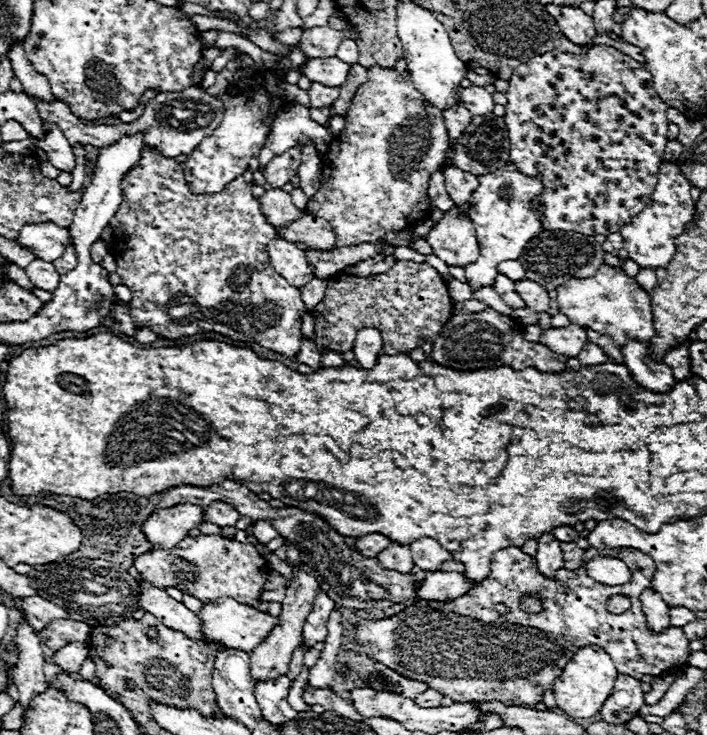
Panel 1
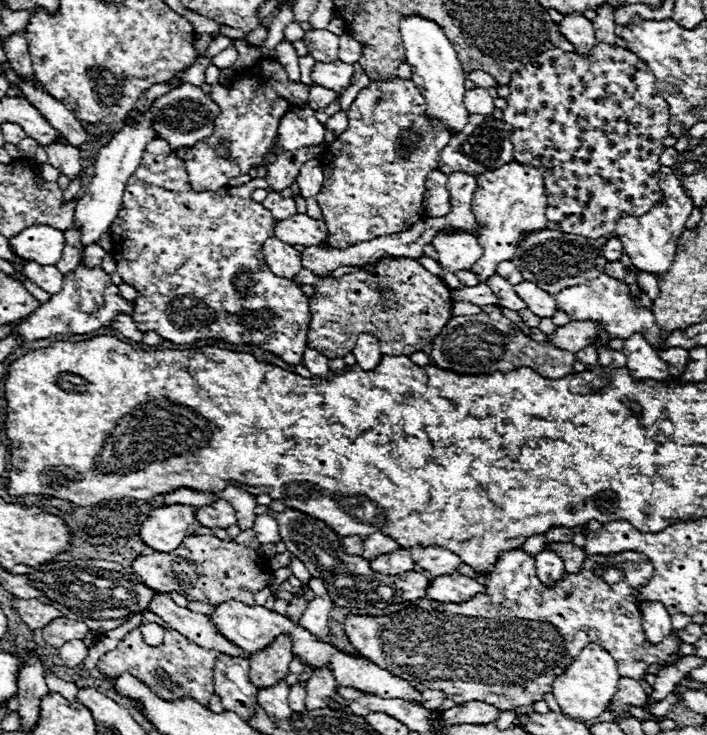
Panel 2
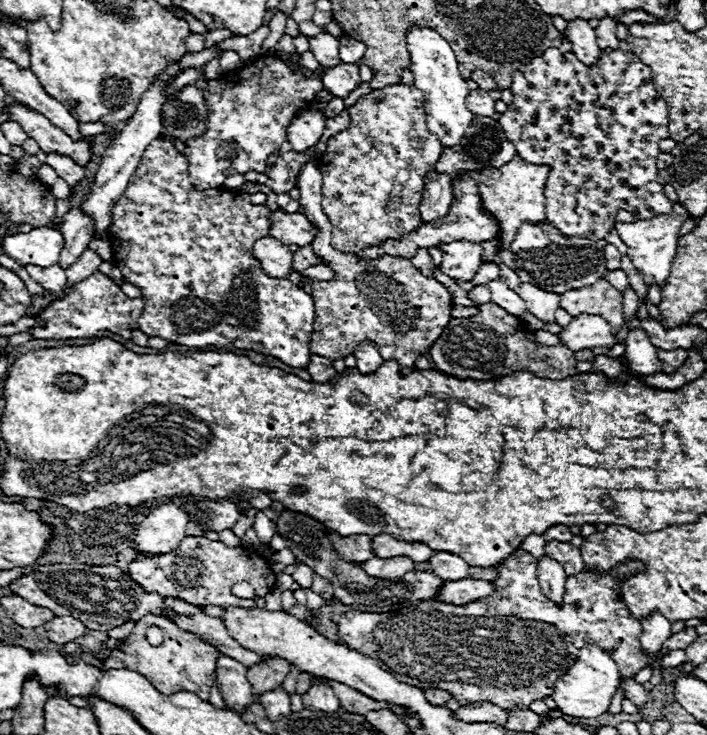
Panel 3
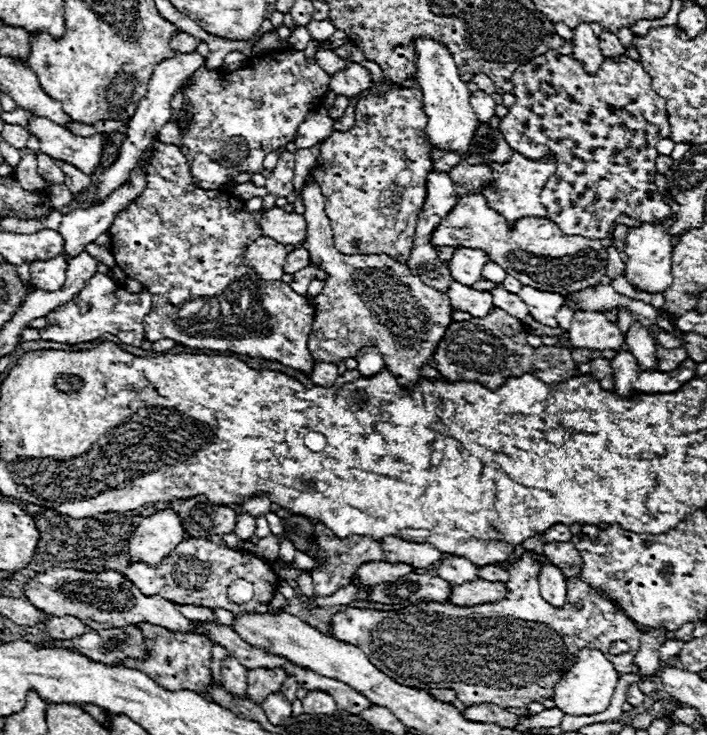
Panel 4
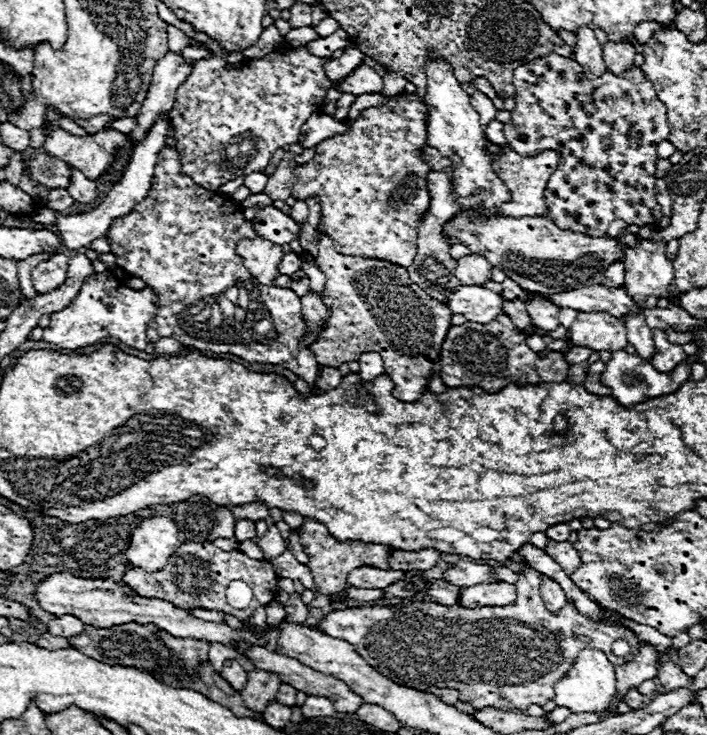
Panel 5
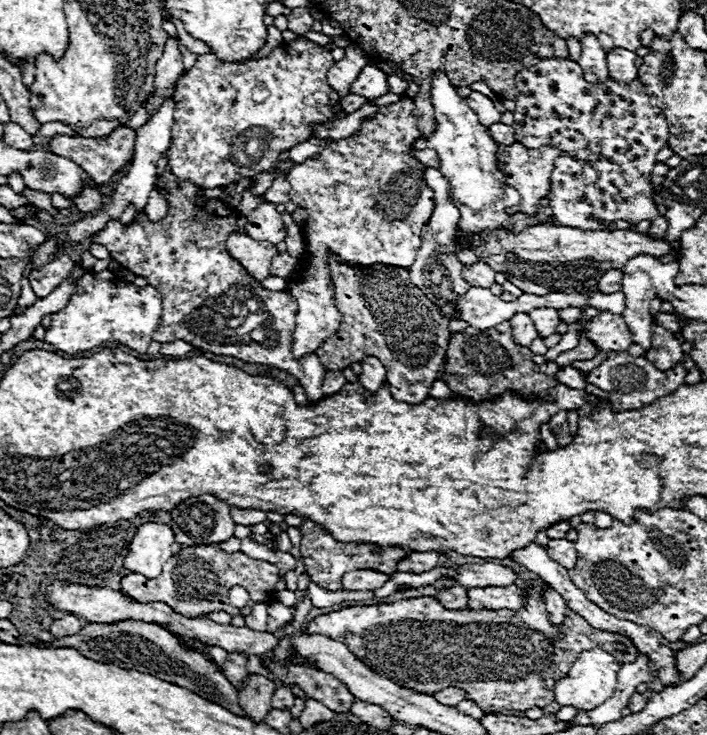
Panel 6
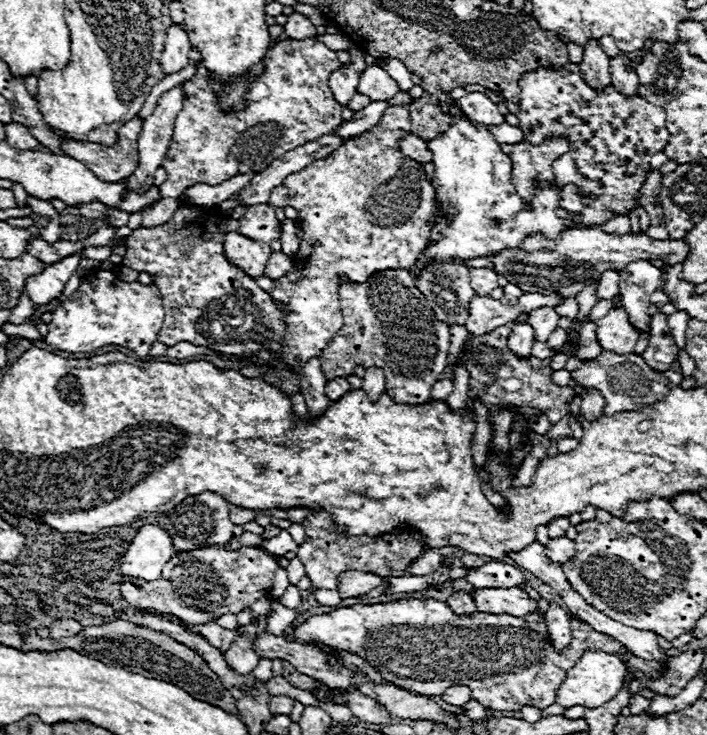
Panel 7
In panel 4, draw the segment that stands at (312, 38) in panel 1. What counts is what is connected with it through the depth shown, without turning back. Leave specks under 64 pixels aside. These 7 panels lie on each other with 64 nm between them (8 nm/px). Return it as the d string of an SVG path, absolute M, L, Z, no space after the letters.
M320 48L316 52L316 60L322 66L322 70L326 70L330 76L336 74L336 70L344 70L346 66L352 64L352 60L344 60L344 58L336 56L334 50L326 50L326 48Z

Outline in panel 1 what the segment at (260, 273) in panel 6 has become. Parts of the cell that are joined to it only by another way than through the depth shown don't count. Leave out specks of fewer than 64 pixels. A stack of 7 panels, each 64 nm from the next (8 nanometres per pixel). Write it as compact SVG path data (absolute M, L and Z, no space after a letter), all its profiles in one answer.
M274 238L266 246L266 252L274 270L278 270L278 274L282 274L282 278L286 278L292 286L302 288L306 282L310 282L310 278L314 278L312 268L306 260L306 252L300 250L296 244Z

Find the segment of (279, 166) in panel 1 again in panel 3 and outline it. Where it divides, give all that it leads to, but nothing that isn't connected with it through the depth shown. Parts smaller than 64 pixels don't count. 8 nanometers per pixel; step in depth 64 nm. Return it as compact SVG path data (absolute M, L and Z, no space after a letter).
M314 148L312 150L304 150L304 152L290 150L290 152L280 154L278 160L276 160L276 166L268 170L268 182L266 182L266 186L274 194L290 192L296 186L296 174L298 174L300 166L312 154L314 154Z

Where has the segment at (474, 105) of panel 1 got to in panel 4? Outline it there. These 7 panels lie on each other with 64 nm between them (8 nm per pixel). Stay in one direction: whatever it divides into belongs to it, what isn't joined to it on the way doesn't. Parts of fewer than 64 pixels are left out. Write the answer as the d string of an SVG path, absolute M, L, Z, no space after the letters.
M482 90L472 92L472 96L470 96L470 106L472 106L474 112L478 114L478 120L480 120L480 122L488 122L488 120L494 116L494 108L496 108L494 100L492 100L486 92L482 92Z

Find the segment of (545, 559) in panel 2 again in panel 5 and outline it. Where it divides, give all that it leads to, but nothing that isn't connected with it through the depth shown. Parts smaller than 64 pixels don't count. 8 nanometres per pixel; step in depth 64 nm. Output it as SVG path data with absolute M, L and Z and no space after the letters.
M542 576L540 592L542 592L542 598L544 598L546 608L552 614L558 614L558 610L562 610L562 606L566 606L566 596L564 596L562 588L554 580L550 580L548 576Z

